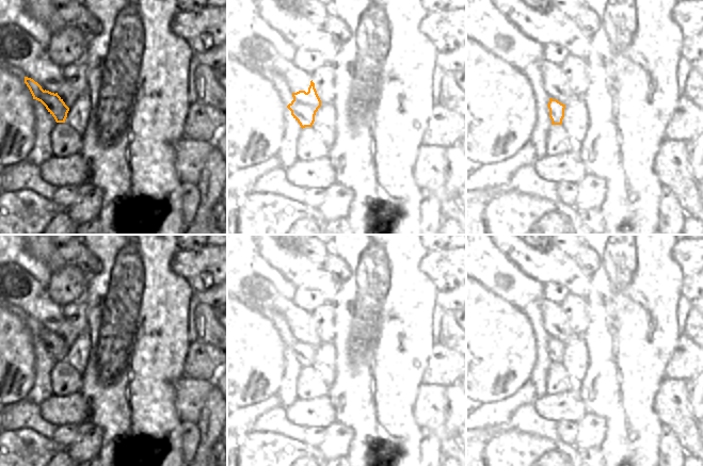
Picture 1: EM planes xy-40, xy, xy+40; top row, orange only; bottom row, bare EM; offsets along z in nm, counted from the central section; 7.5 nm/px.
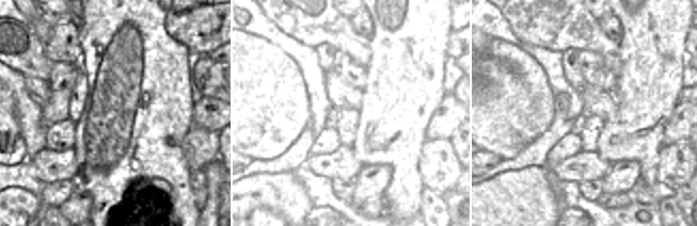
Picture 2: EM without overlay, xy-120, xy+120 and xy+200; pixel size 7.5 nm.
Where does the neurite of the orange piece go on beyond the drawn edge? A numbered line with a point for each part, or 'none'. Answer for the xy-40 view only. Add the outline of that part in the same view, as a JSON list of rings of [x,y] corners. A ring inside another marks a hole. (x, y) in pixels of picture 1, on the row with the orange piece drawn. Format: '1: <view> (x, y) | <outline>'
none

